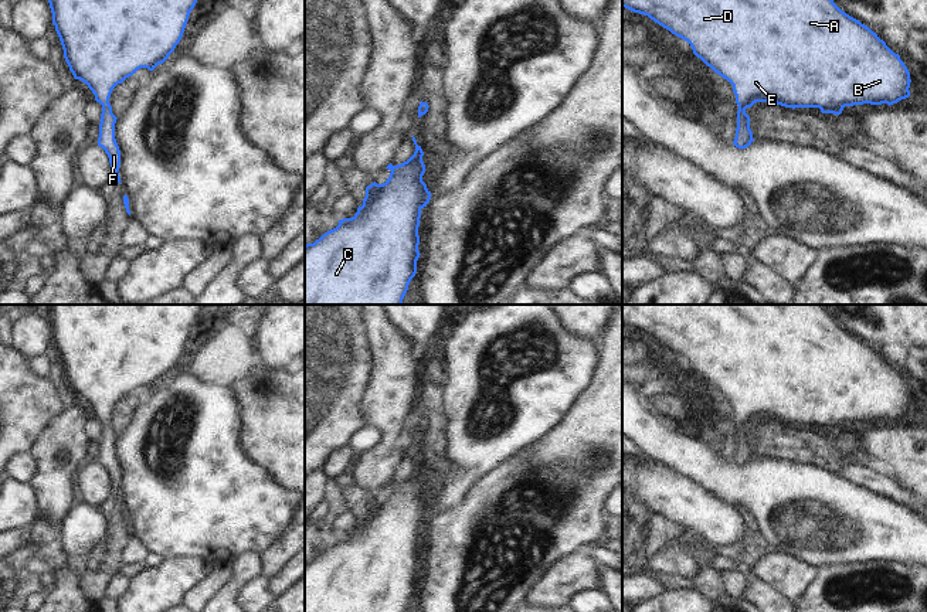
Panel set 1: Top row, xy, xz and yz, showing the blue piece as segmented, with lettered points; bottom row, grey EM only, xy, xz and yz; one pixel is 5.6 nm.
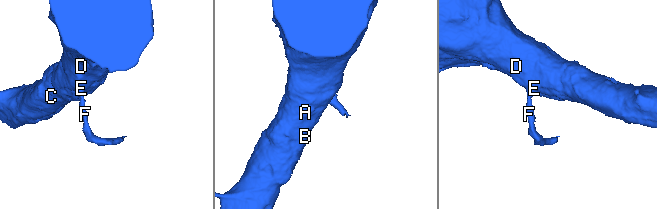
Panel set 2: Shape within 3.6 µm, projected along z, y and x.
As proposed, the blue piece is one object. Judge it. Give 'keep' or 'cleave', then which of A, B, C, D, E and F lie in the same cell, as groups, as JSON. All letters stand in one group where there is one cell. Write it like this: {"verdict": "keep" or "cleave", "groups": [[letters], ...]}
{"verdict": "keep", "groups": [["A", "B", "C", "D", "E", "F"]]}

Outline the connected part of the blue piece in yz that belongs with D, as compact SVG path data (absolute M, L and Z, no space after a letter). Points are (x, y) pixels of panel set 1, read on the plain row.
M622 305L622 324L648 333L676 354L687 358L697 375L733 402L736 421L738 422L733 462L738 466L746 466L754 459L750 446L750 434L746 431L746 426L751 425L755 419L771 419L792 426L819 425L822 431L841 432L845 424L863 421L887 421L890 424L910 414L910 390L900 377L900 373L894 371L869 344L842 329L825 305Z

